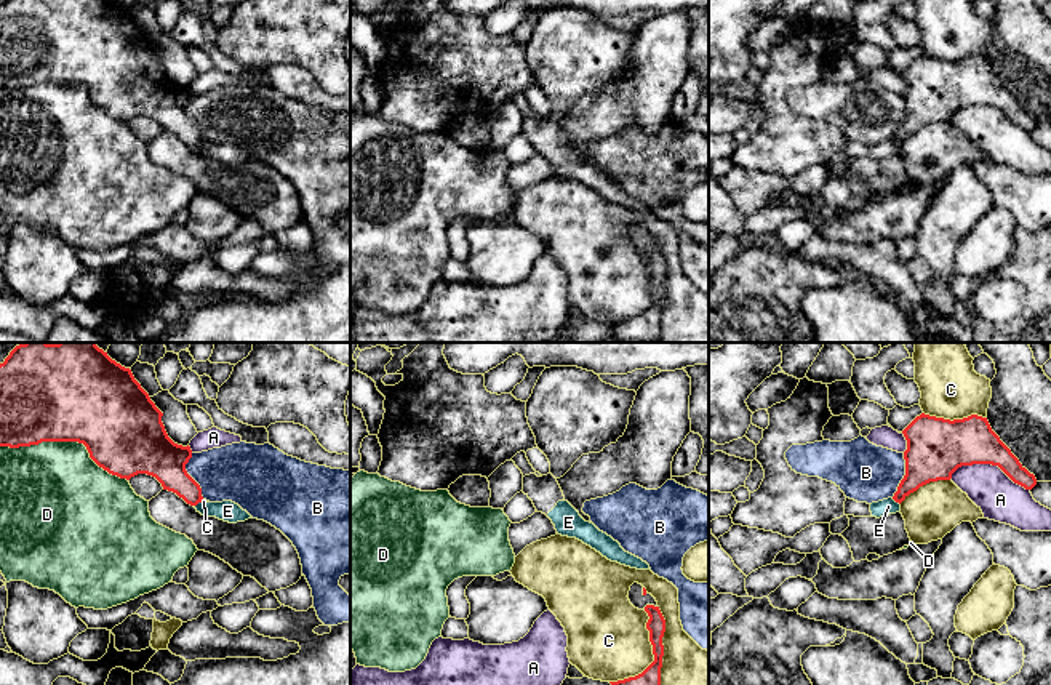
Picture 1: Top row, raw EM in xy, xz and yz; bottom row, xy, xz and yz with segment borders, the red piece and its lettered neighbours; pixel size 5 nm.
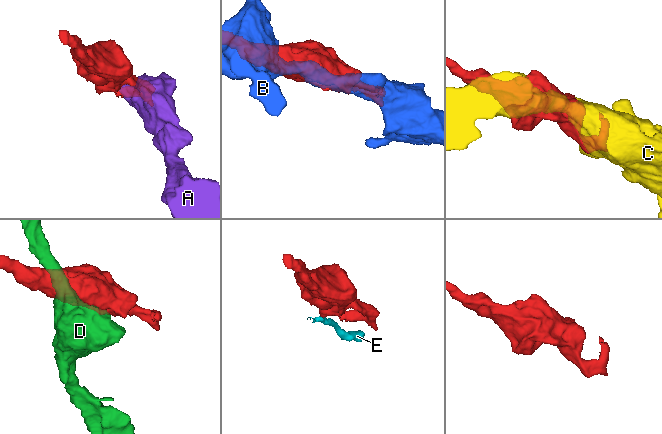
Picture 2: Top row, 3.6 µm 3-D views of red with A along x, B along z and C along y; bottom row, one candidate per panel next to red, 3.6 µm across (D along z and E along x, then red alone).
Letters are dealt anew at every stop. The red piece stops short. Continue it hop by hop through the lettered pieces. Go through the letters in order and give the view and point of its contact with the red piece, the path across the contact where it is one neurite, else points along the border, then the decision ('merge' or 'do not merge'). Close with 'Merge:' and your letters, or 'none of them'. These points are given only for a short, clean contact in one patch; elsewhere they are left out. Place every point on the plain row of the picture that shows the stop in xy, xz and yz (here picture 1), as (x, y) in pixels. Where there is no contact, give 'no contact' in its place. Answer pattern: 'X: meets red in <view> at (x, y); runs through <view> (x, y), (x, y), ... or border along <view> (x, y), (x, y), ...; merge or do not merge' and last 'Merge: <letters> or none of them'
A: meets red in yz at (989, 104); do not merge
B: meets red in xy at (189, 117); do not merge
C: meets red in xz at (663, 295); do not merge
D: meets red in xy at (66, 82); do not merge
E: meets red in yz at (896, 143); border along yz (891, 140), (899, 146); do not merge
Merge: none of them

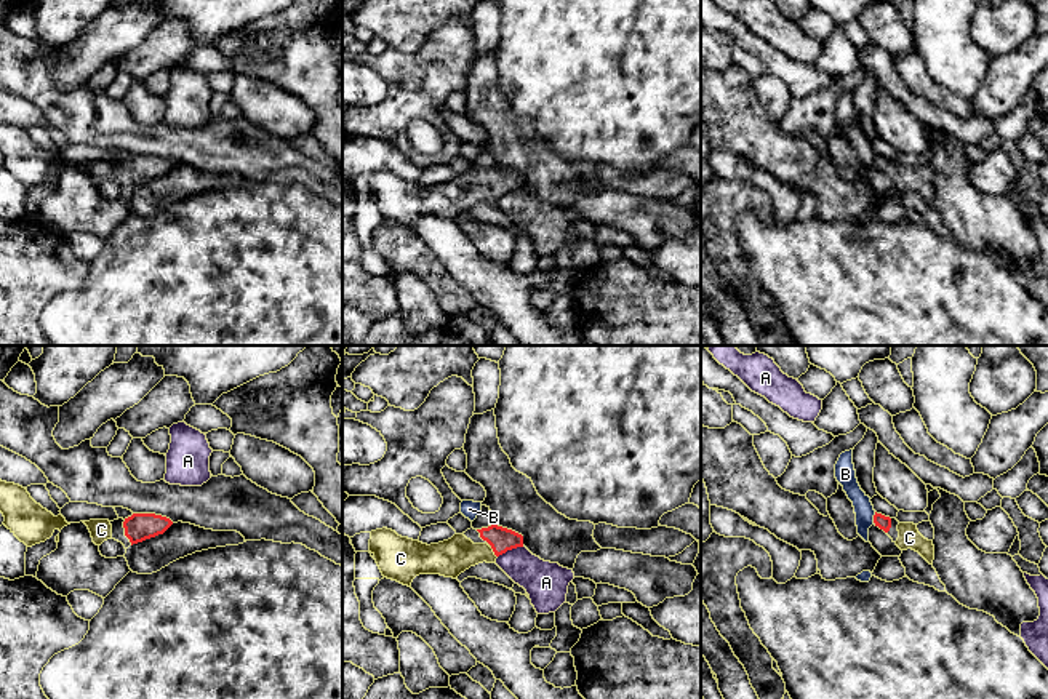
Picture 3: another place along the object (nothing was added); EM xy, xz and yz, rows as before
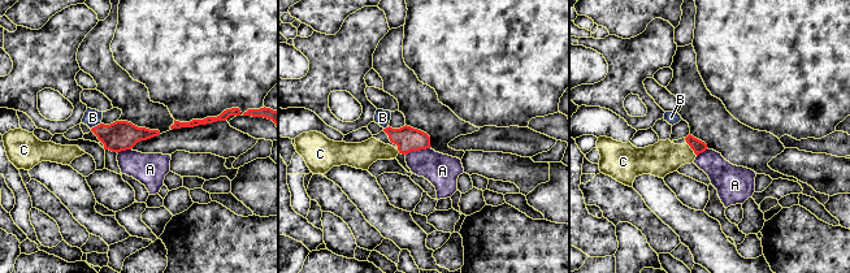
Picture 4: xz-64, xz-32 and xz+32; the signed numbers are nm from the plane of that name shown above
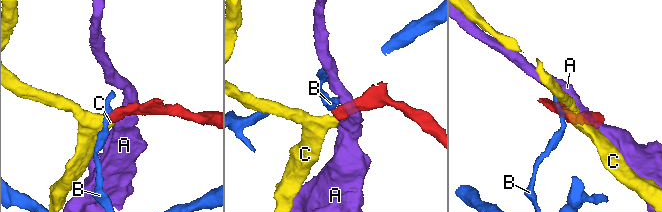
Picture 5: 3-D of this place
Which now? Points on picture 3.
A: meets red in xz at (511, 191); border along xz (524, 187), (508, 191), (498, 199); do not merge
B: meets red in yz at (874, 160); border along yz (876, 154), (874, 165); do not merge
C: meets red in xz at (493, 192); runs through xz (501, 181), (493, 192), (452, 199); merge
Merge: C

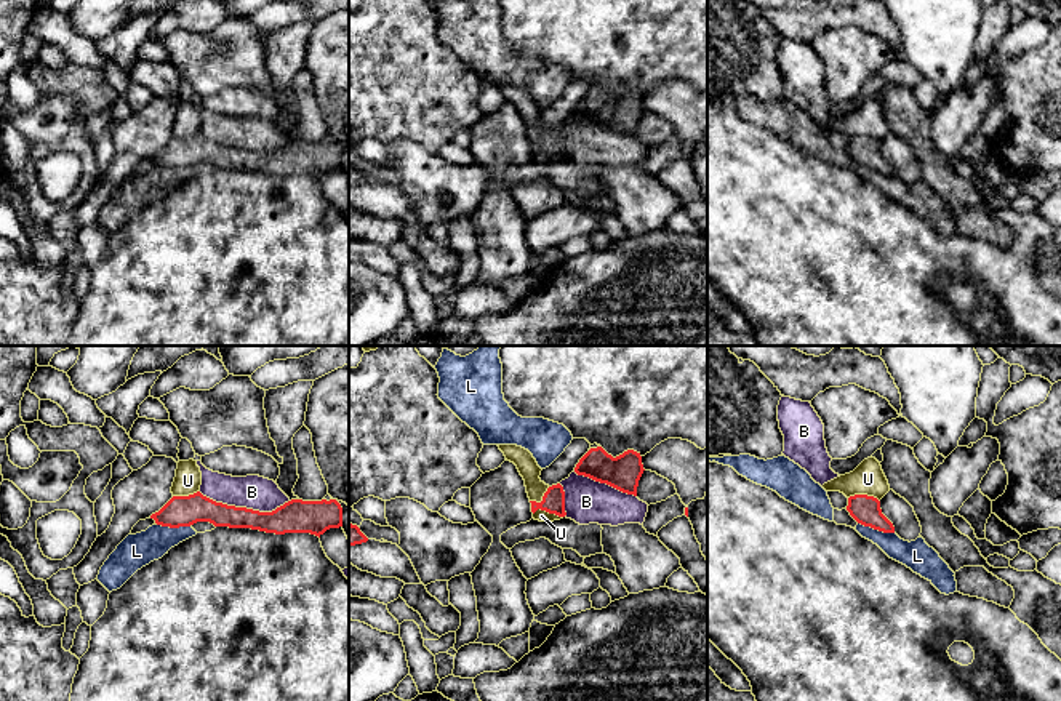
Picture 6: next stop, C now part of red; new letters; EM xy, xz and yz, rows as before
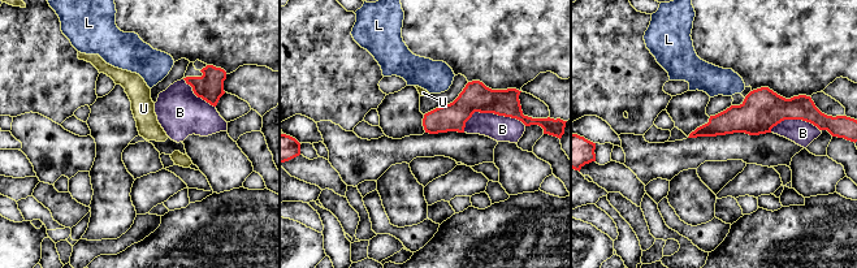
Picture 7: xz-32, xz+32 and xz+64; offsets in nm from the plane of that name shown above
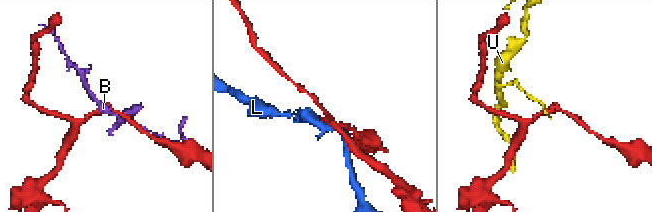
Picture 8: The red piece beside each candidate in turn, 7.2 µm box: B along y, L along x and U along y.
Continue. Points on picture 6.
B: meets red in xy at (244, 149); do not merge
L: meets red in yz at (876, 170); do not merge
U: meets red in yz at (864, 136); border along yz (848, 138), (872, 136), (879, 143); do not merge
Merge: none of them

